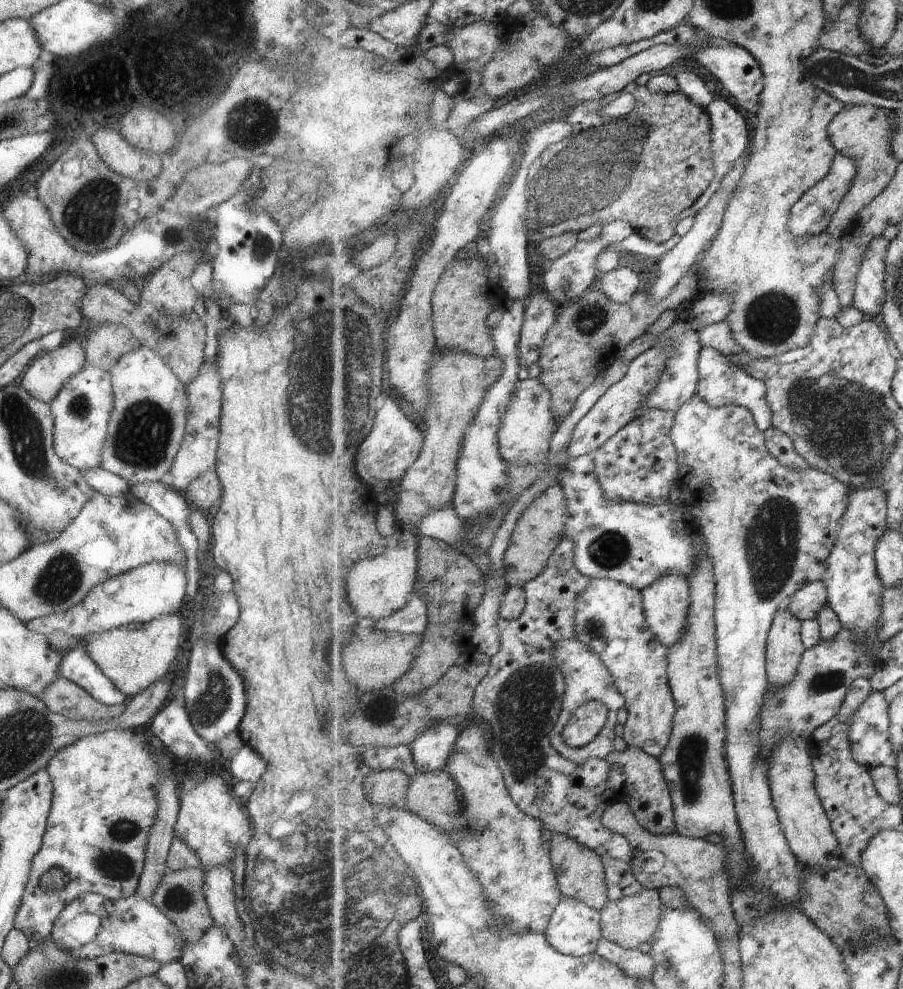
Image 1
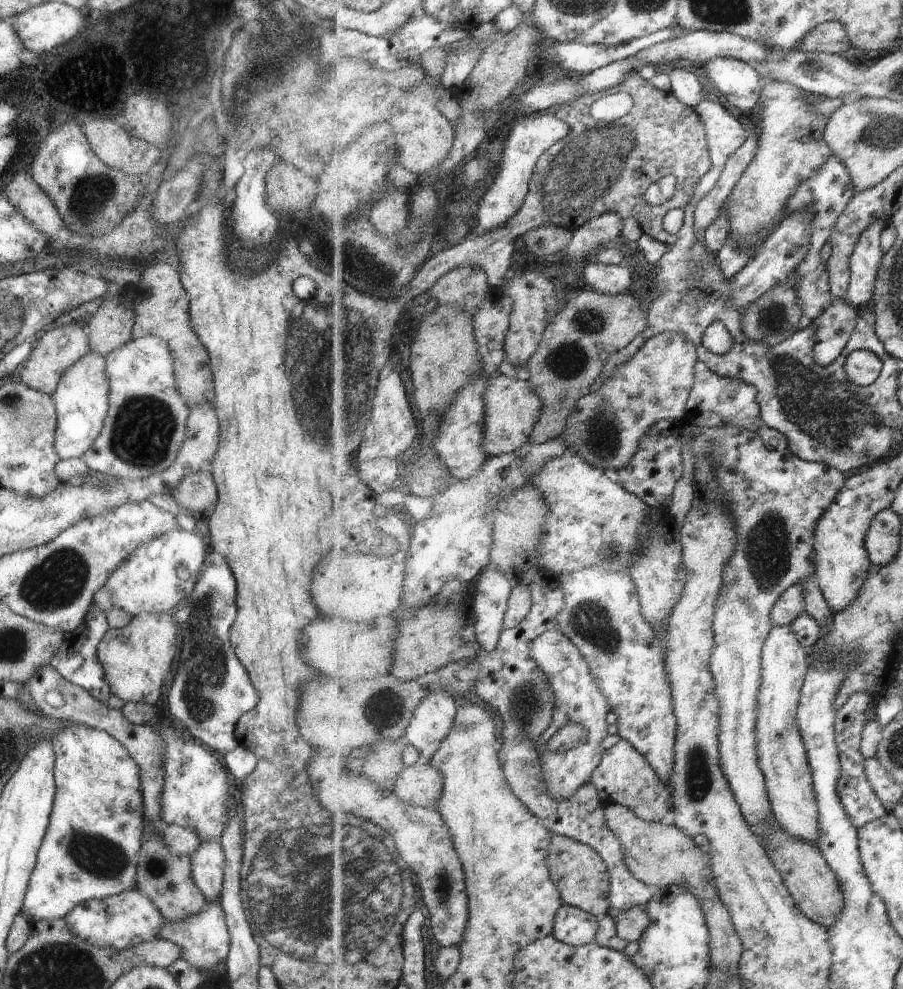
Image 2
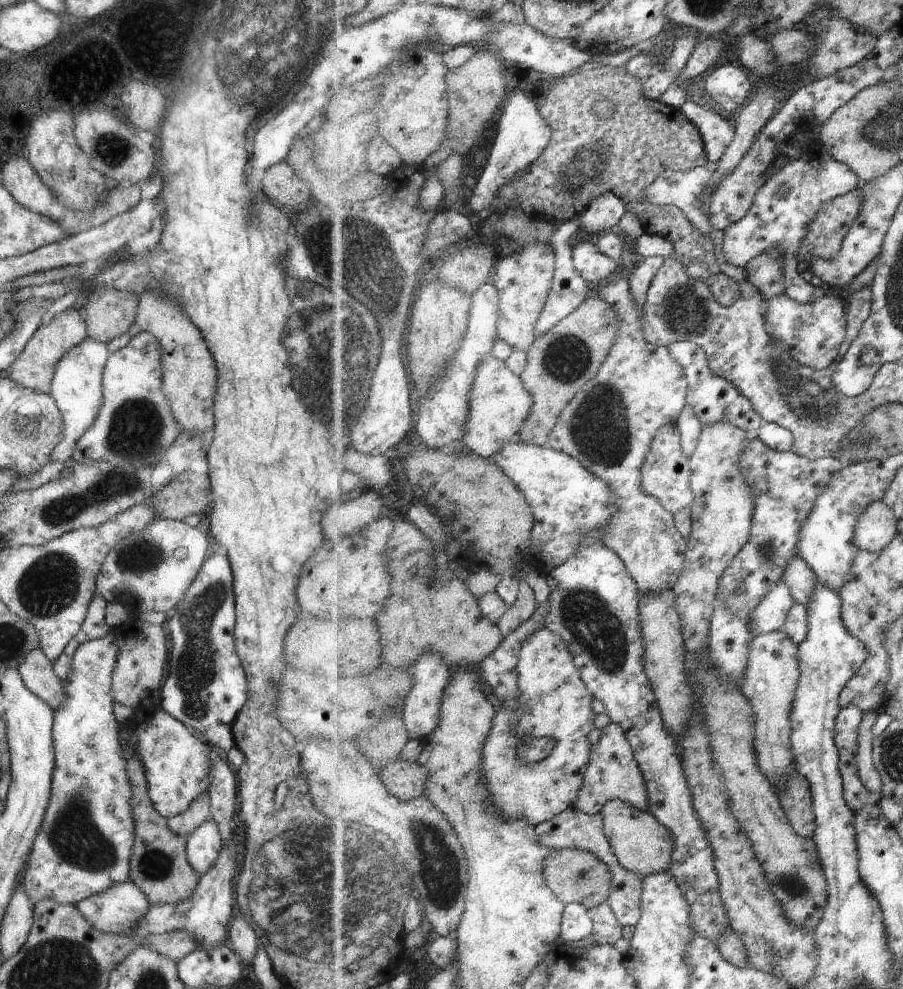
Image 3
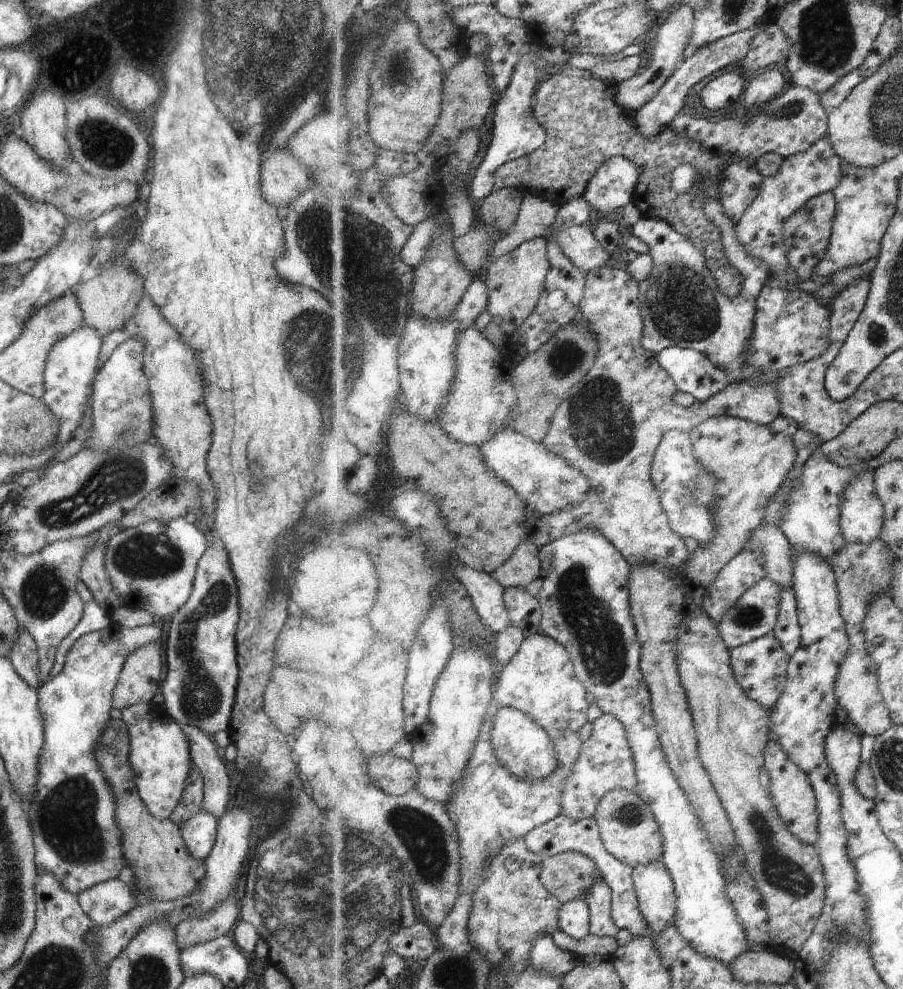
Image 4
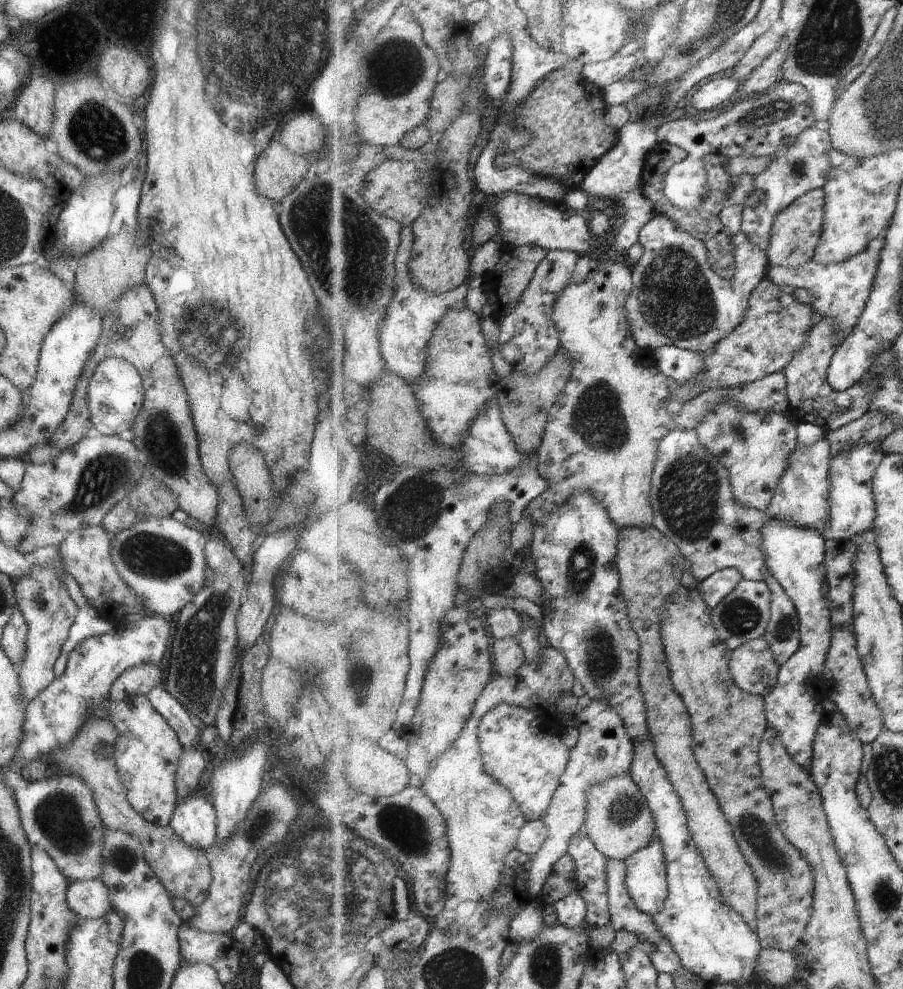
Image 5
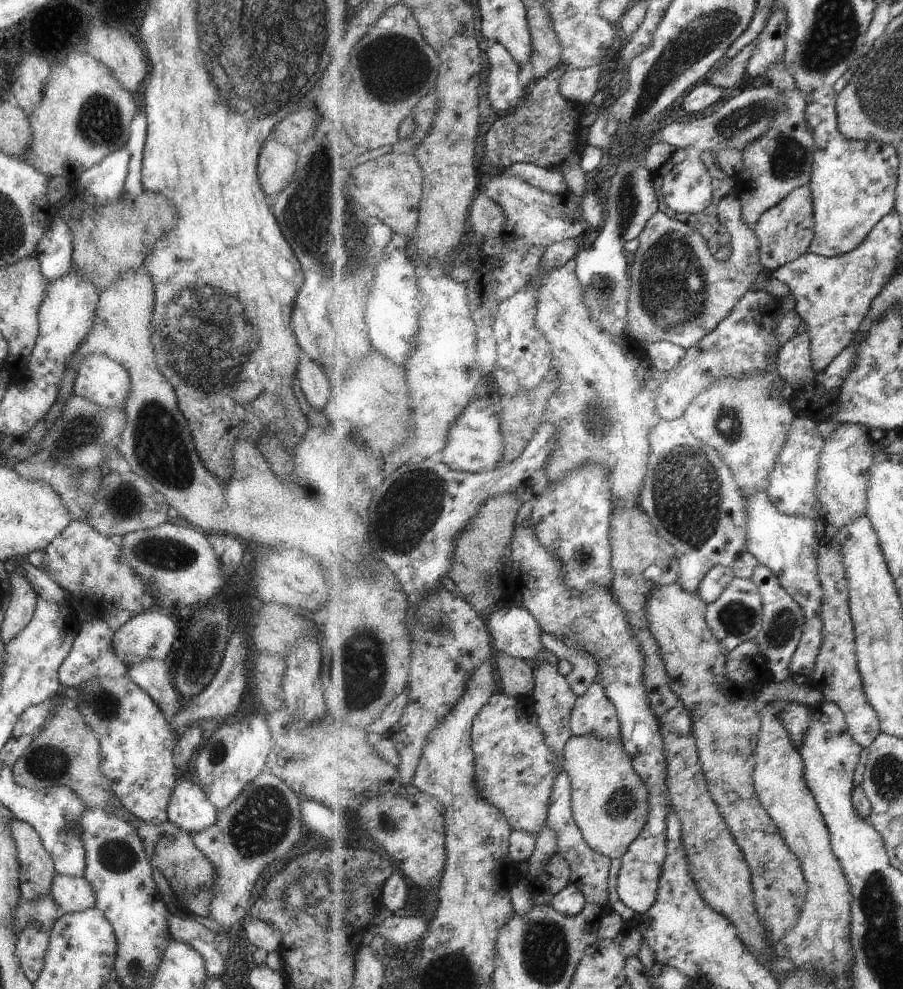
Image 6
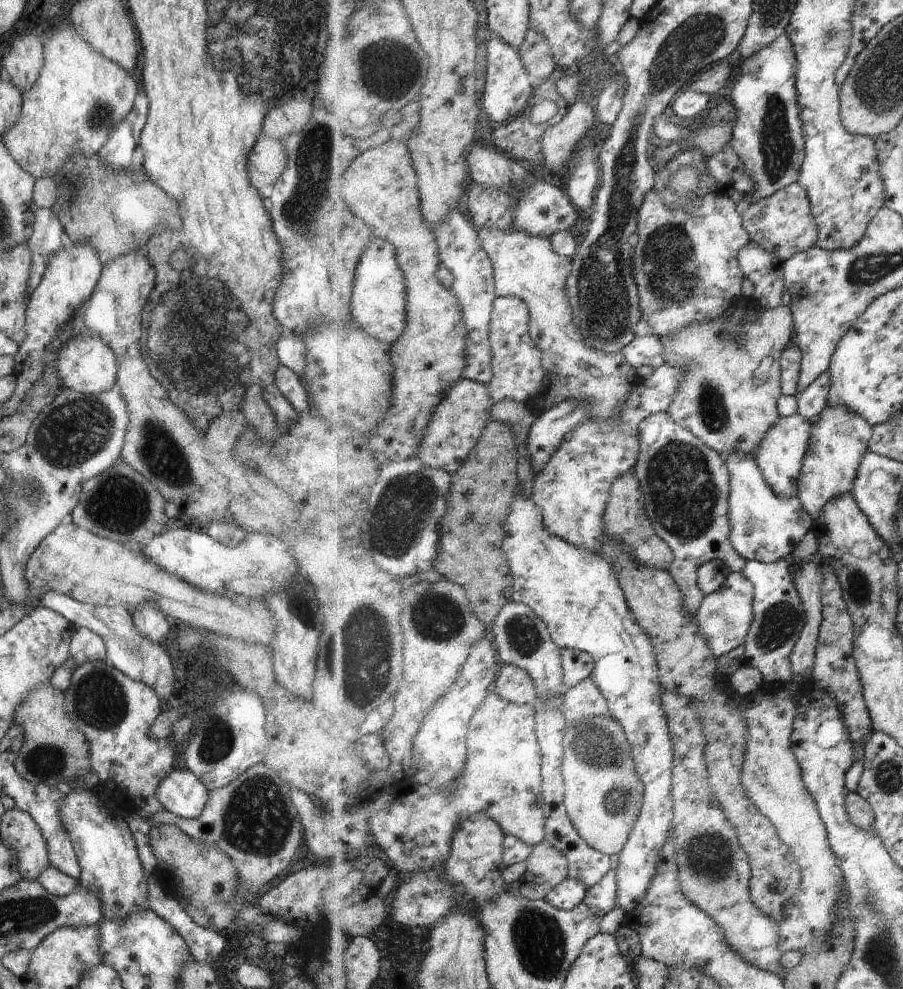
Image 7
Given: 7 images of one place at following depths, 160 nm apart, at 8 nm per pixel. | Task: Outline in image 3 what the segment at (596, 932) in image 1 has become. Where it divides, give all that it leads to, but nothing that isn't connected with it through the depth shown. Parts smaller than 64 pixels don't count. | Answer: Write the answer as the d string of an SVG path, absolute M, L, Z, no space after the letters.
M569 903L562 920L561 941L576 943L591 937L594 932L594 922L591 912L581 903Z

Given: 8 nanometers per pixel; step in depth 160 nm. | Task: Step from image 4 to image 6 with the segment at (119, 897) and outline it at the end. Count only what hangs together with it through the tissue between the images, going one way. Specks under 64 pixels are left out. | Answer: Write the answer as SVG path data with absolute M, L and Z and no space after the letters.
M60 875L51 879L50 892L53 902L61 911L79 912L94 906L92 886L83 877Z

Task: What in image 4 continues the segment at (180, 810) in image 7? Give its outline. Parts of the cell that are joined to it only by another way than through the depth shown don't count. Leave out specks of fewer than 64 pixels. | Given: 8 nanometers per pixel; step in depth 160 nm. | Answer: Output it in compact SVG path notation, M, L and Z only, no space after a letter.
M200 810L177 826L187 852L193 858L203 861L210 853L216 839L216 818L212 814Z

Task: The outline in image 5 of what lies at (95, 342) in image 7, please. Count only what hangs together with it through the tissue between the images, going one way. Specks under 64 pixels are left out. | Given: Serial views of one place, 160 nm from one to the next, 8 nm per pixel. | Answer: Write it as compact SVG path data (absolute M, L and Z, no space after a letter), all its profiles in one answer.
M119 357L104 358L92 370L86 389L92 433L115 435L129 431L144 397L141 377L133 365Z

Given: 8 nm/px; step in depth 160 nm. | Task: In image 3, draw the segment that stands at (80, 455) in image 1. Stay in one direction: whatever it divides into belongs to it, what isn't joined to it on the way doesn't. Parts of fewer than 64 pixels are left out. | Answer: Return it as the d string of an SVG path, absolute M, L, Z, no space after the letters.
M85 337L79 344L68 350L55 365L50 392L62 418L61 436L57 446L50 452L48 461L70 461L79 437L91 426L102 399L102 368L108 357L105 343Z

